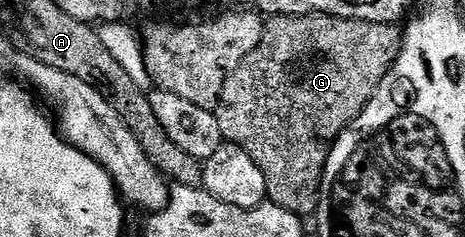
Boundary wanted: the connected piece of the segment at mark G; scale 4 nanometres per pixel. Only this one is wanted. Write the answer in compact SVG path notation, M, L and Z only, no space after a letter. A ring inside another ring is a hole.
M272 16L266 21L257 50L250 52L239 64L239 69L231 73L231 77L225 82L225 90L221 90L219 107L214 109L214 114L221 126L224 141L241 146L241 150L245 150L245 154L249 154L249 158L253 158L253 162L261 166L267 179L267 200L270 203L289 210L300 218L314 217L318 213L319 183L323 181L323 171L327 165L327 155L331 153L331 146L336 138L363 113L367 105L363 94L363 72L388 72L399 56L400 43L401 32L394 24L374 24L336 16Z

